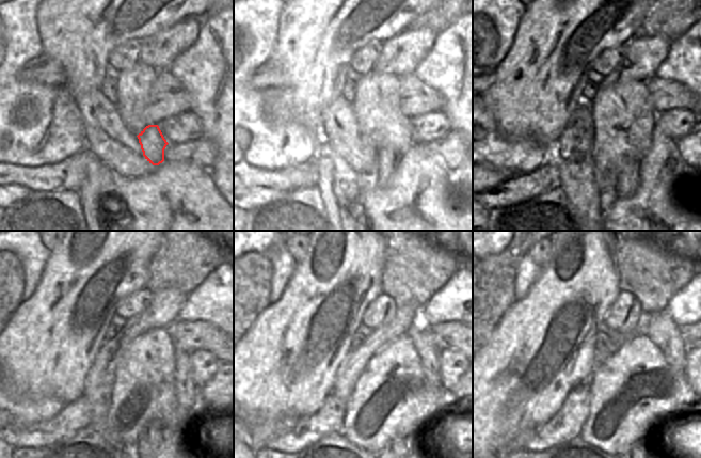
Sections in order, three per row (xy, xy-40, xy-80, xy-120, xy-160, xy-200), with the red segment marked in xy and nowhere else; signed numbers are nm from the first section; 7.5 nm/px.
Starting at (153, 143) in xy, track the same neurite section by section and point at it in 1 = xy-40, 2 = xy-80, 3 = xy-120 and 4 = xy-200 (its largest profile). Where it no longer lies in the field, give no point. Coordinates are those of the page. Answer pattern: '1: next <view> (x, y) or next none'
1: next xy-40 (388, 158)
2: next xy-80 (626, 184)
3: next xy-120 (150, 439)
4: next xy-200 (646, 446)

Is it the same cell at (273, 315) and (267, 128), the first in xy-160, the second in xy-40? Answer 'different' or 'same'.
different

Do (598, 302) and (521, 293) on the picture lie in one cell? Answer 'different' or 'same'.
different

